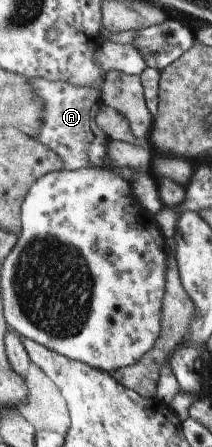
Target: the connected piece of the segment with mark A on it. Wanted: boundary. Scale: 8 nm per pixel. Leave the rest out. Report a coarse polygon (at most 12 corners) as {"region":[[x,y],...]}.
{"region":[[27,81],[44,103],[35,139],[63,169],[105,168],[109,139],[94,123],[99,90]]}

